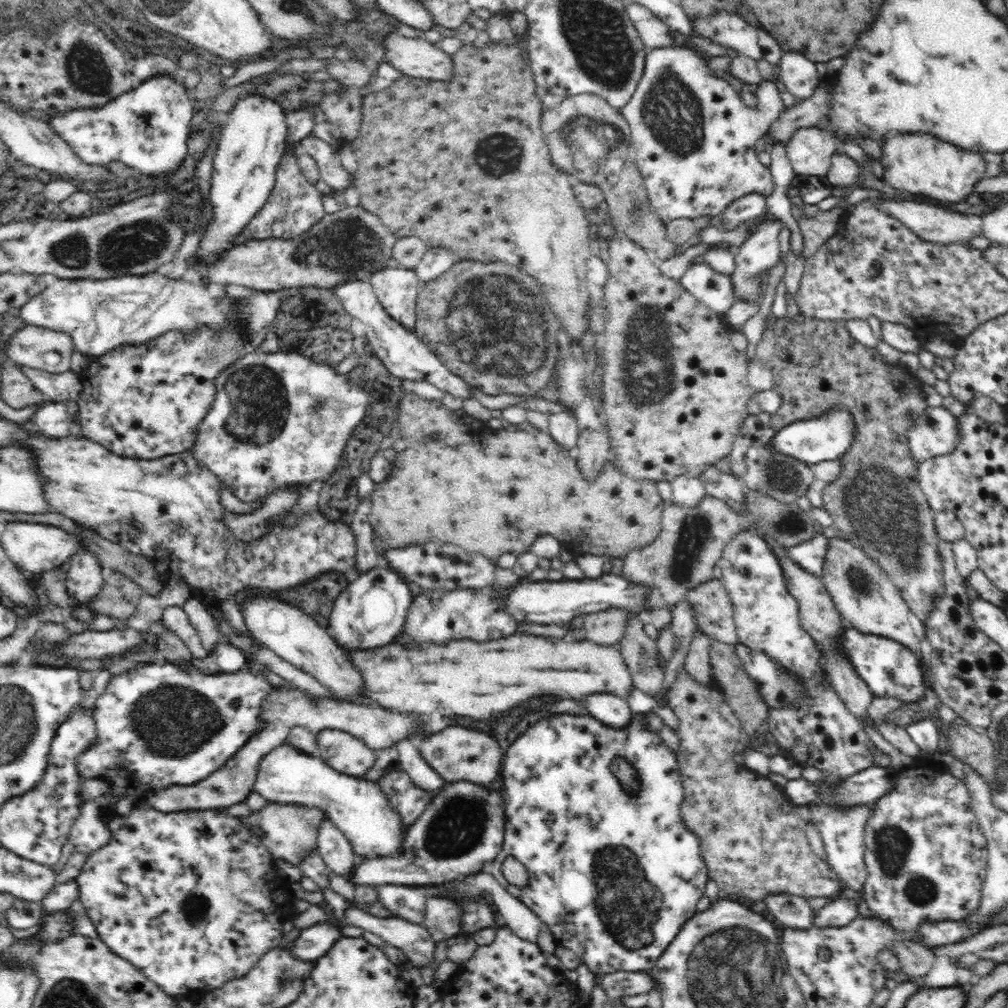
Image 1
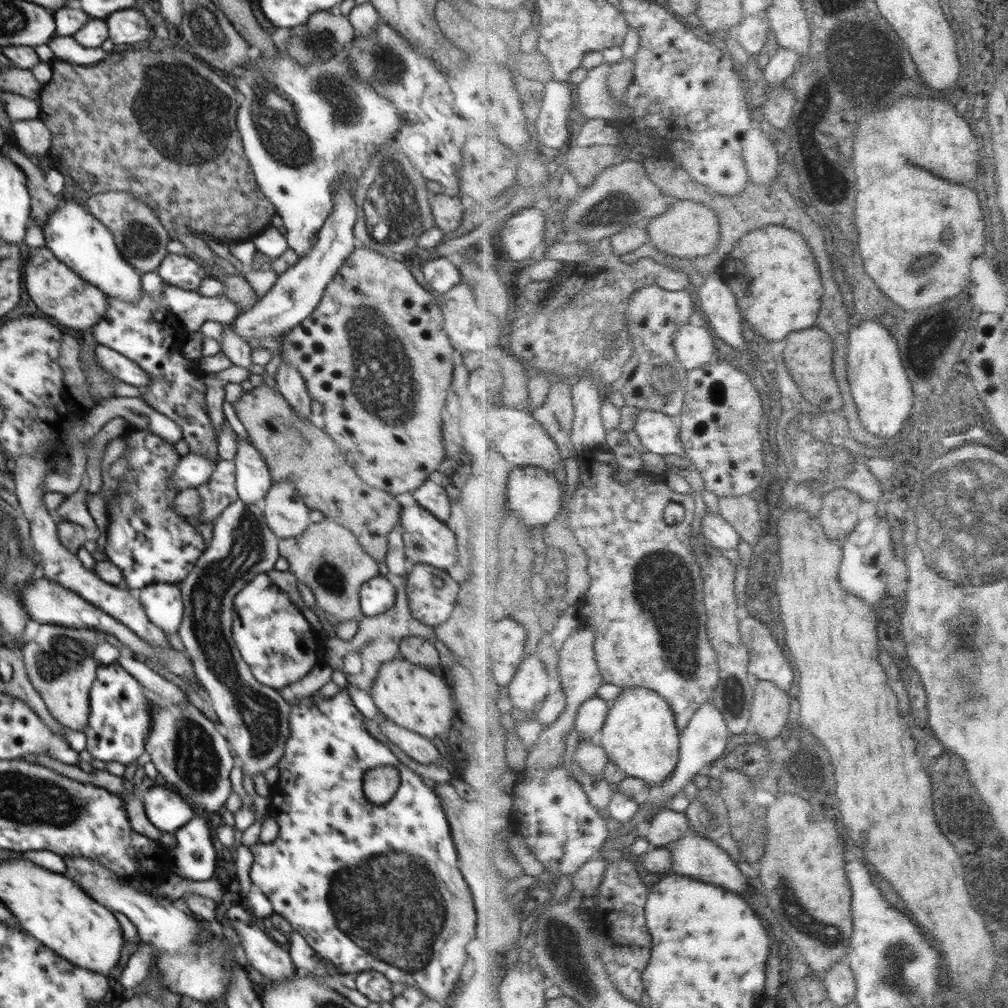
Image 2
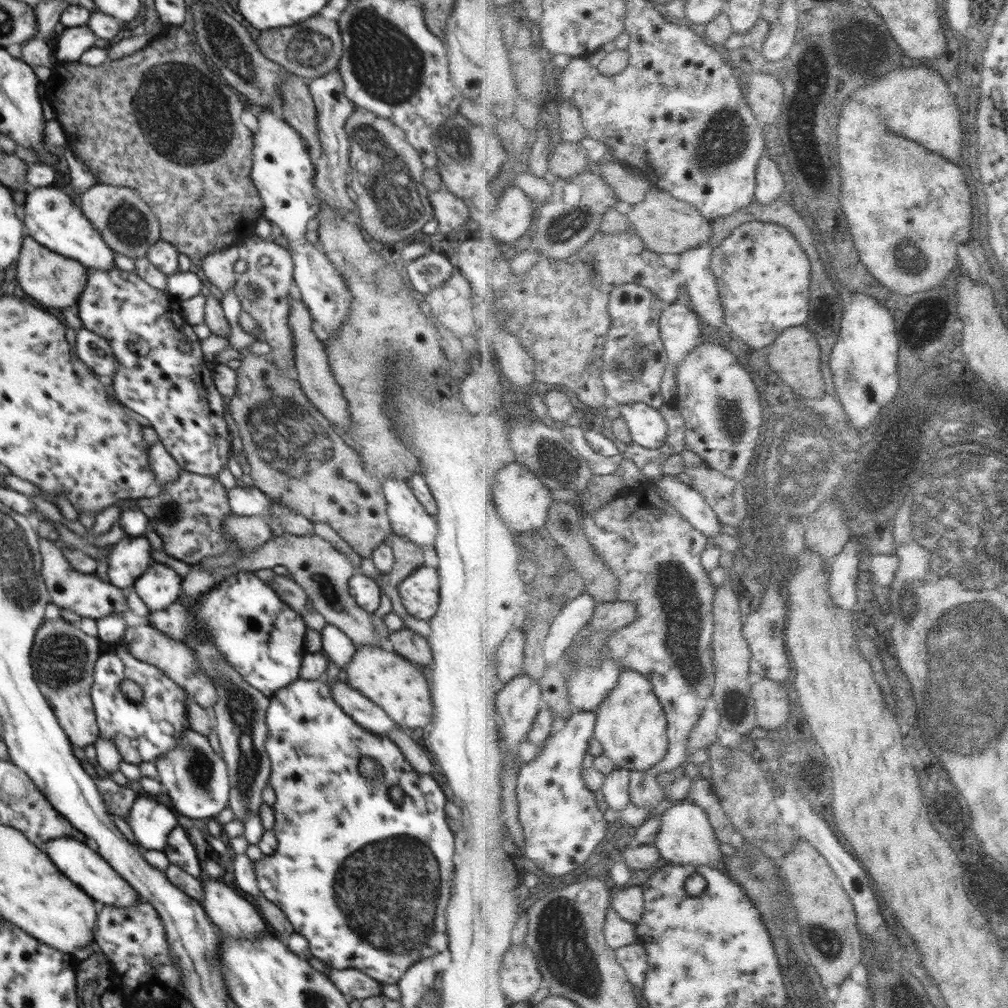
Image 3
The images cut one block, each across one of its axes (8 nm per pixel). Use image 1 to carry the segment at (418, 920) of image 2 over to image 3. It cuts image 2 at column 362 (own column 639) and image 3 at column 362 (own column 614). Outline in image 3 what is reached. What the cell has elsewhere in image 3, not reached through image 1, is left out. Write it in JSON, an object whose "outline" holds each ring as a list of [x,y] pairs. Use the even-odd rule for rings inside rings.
{"outline":[[[325,679],[316,680],[295,680],[292,684],[285,686],[283,689],[276,690],[270,696],[270,706],[266,711],[266,724],[268,725],[268,738],[266,739],[266,752],[271,760],[271,773],[269,784],[274,789],[275,800],[273,812],[275,816],[274,836],[278,842],[274,854],[264,855],[263,859],[255,862],[256,877],[259,889],[270,902],[273,902],[293,924],[296,934],[303,936],[308,941],[309,950],[312,955],[317,956],[326,963],[326,966],[344,970],[345,968],[354,968],[365,972],[374,980],[382,985],[398,984],[398,981],[405,975],[405,972],[416,964],[418,960],[432,957],[435,953],[449,949],[448,936],[446,934],[446,908],[450,902],[450,890],[453,866],[453,854],[455,850],[454,834],[448,826],[446,804],[451,801],[444,784],[440,786],[440,782],[436,782],[432,776],[420,773],[406,760],[399,746],[389,737],[374,734],[364,727],[360,726],[351,716],[348,716],[336,704],[331,693],[331,688]],[[364,757],[370,757],[379,762],[383,766],[382,780],[366,780],[362,778],[359,771],[360,760]],[[393,786],[399,786],[402,789],[402,802],[398,806],[390,799],[390,790]],[[408,920],[416,920],[424,930],[432,932],[432,936],[426,938],[424,946],[416,952],[416,950],[394,950],[396,946],[408,946],[416,948],[416,944],[408,938]]]}

